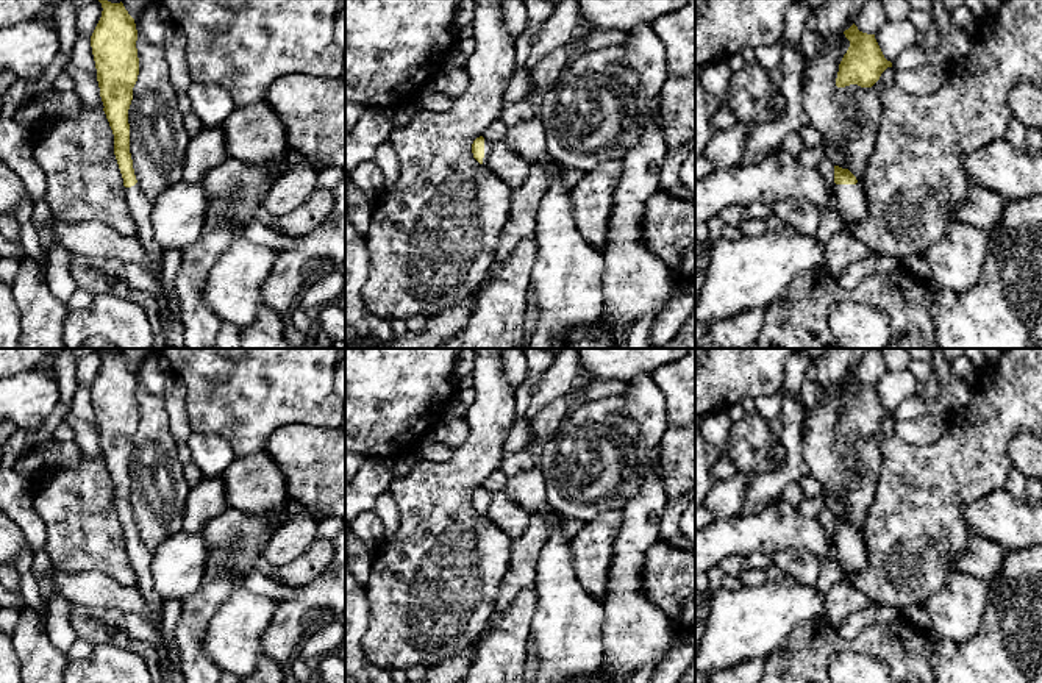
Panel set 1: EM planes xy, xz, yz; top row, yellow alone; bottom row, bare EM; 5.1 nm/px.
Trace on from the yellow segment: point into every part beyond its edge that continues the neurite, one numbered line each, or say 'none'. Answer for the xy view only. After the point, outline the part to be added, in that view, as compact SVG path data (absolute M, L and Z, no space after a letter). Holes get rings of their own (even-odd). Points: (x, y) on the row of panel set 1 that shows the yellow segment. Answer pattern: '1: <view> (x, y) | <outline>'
1: xy (139, 207) | M136 183L131 188L125 188L125 198L128 203L128 209L131 213L131 219L137 228L137 238L141 239L144 249L153 258L155 270L152 275L158 280L161 286L162 250L155 241L155 234L153 234L153 227L152 227L153 203L144 195L139 183ZM161 286L161 292L156 297L167 299L167 294L164 292L162 286Z

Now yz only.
1: yz (852, 202) | M861 183L836 184L834 195L845 227L858 223L870 214L870 206Z

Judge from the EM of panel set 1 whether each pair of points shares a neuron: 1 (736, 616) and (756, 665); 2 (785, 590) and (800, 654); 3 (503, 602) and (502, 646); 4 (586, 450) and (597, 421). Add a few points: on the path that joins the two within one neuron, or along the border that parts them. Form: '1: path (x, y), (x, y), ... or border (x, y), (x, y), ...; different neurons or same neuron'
1: border (766, 655), (756, 655), (733, 666); different neurons
2: border (822, 616), (800, 622), (769, 654); different neurons
3: border (533, 588), (522, 590), (494, 618); different neurons
4: path (594, 443), (597, 439), (597, 429); same neuron

